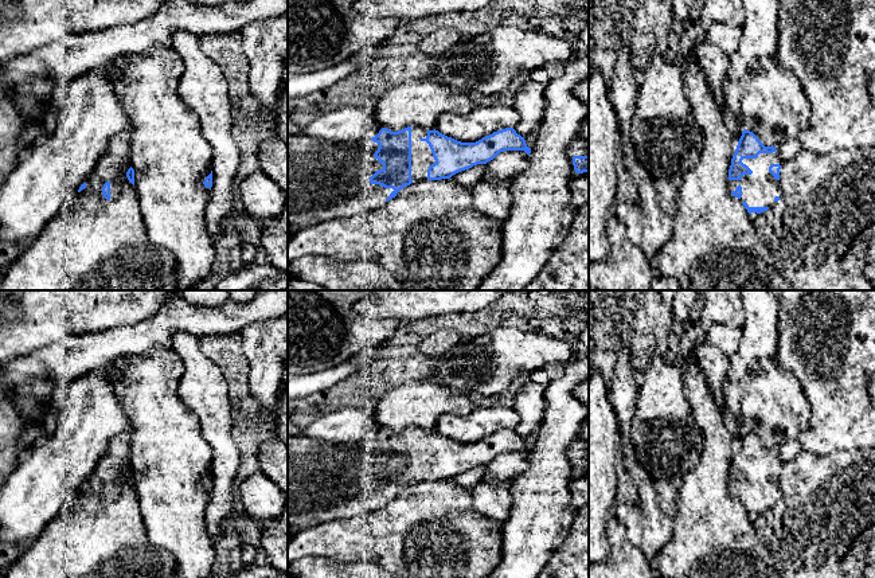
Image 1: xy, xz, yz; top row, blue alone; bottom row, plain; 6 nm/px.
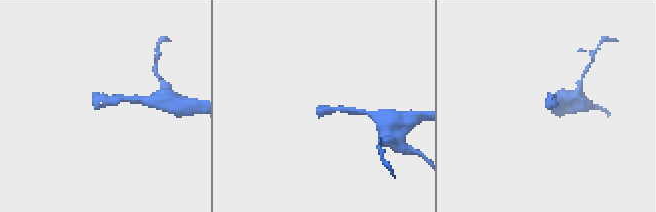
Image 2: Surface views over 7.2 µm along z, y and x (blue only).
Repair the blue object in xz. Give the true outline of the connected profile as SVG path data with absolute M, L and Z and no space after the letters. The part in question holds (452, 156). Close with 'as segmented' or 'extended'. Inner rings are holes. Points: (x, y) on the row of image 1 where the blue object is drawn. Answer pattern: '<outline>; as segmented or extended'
M419 126L398 132L382 128L371 140L351 142L288 134L288 238L323 222L378 208L413 181L450 179L473 165L487 164L504 151L531 153L513 128L493 132L476 142L461 142Z; extended

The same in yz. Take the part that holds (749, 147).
M743 130L728 169L728 190L749 214L761 214L781 196L778 147L765 147L758 137Z; extended

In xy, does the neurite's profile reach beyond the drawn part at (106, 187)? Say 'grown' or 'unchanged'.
grown

